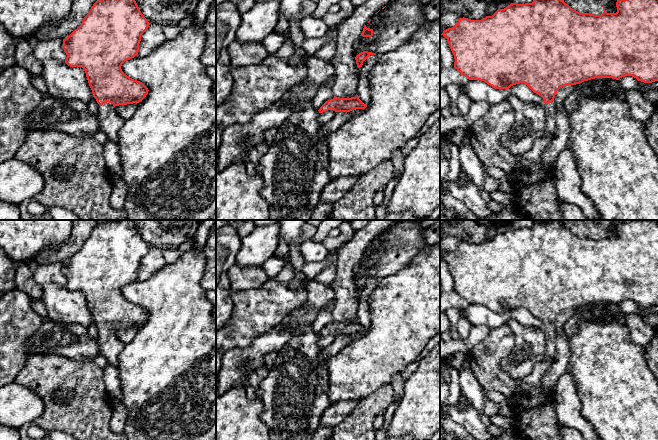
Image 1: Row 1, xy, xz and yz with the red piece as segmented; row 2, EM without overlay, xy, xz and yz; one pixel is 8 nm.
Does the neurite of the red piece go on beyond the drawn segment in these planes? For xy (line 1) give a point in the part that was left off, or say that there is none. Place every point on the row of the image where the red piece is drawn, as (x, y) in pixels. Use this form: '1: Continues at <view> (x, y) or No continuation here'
1: Continues at xy (109, 123)

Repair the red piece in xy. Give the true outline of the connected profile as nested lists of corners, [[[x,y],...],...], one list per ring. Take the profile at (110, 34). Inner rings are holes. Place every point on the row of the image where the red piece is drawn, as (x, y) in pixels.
[[[97,0],[81,25],[63,39],[63,49],[67,55],[65,63],[84,69],[93,97],[101,106],[96,115],[100,128],[108,139],[116,143],[125,120],[116,117],[114,107],[137,104],[149,91],[142,82],[130,78],[121,69],[125,61],[138,55],[141,36],[149,25],[135,0]]]

